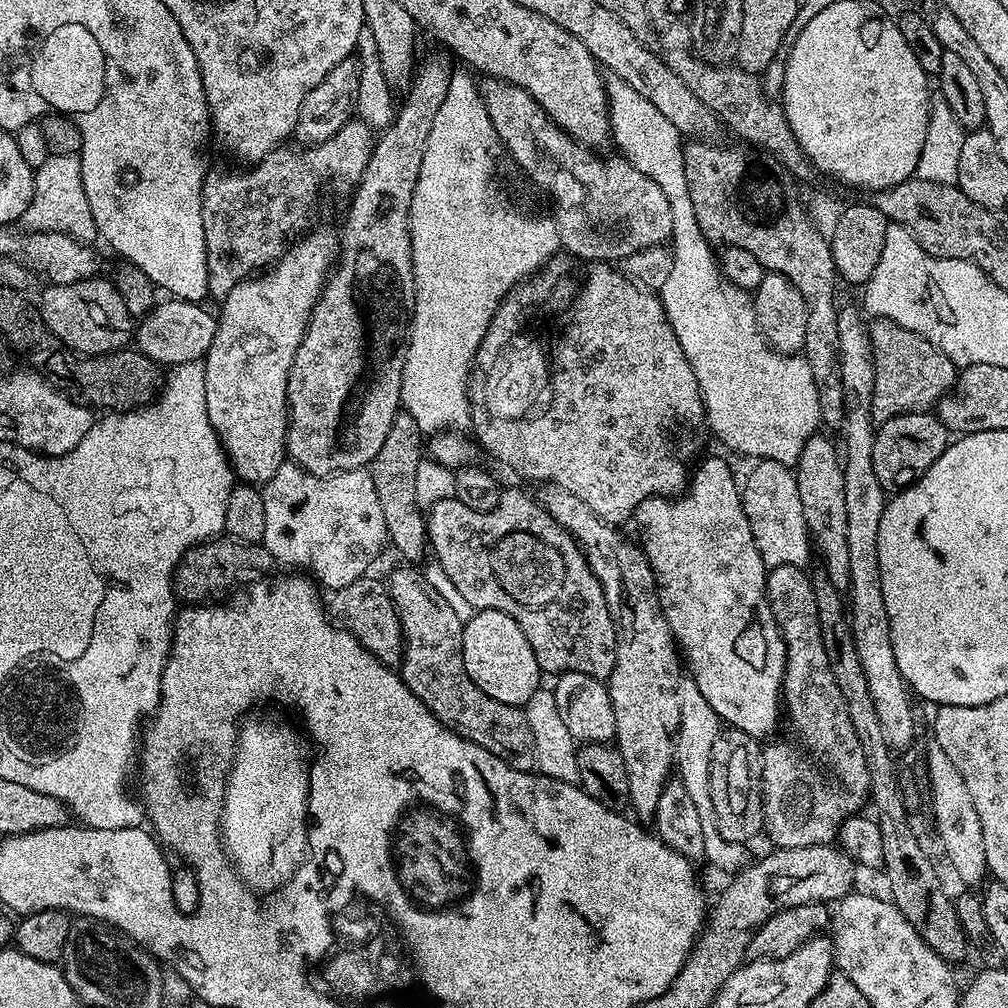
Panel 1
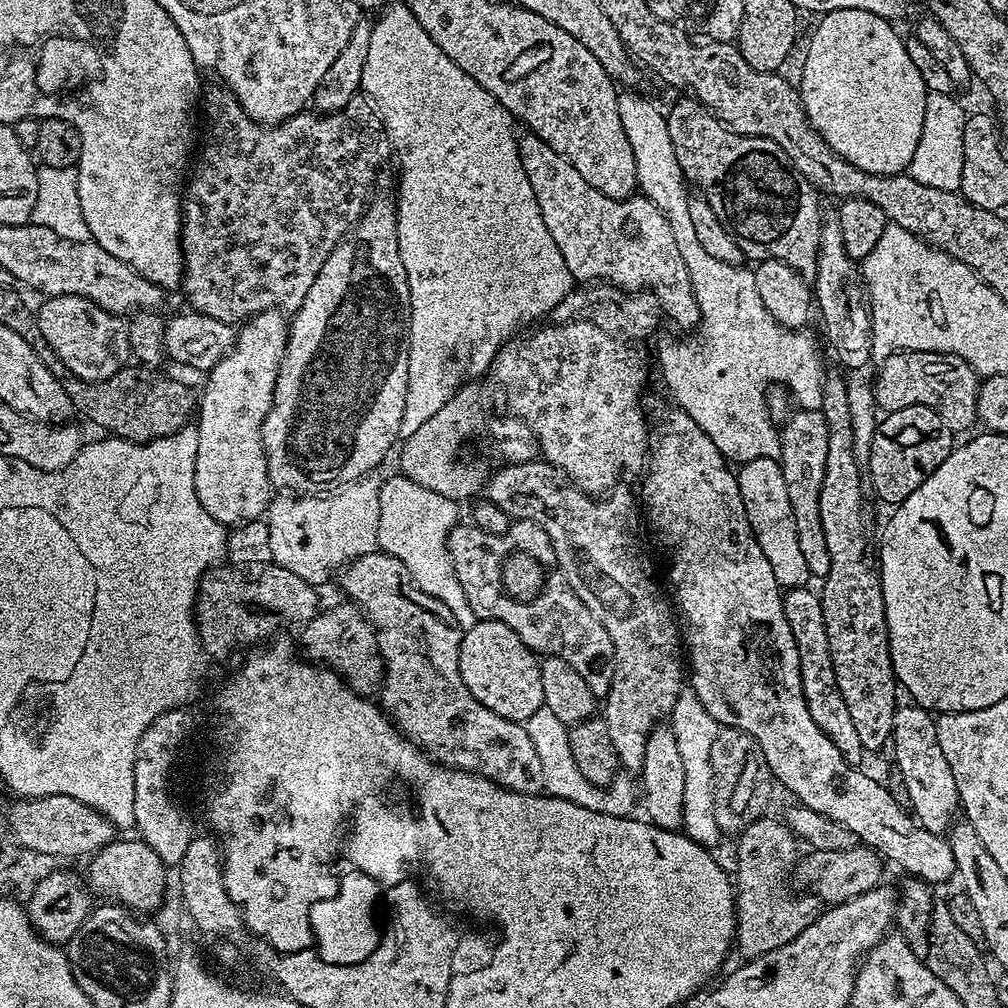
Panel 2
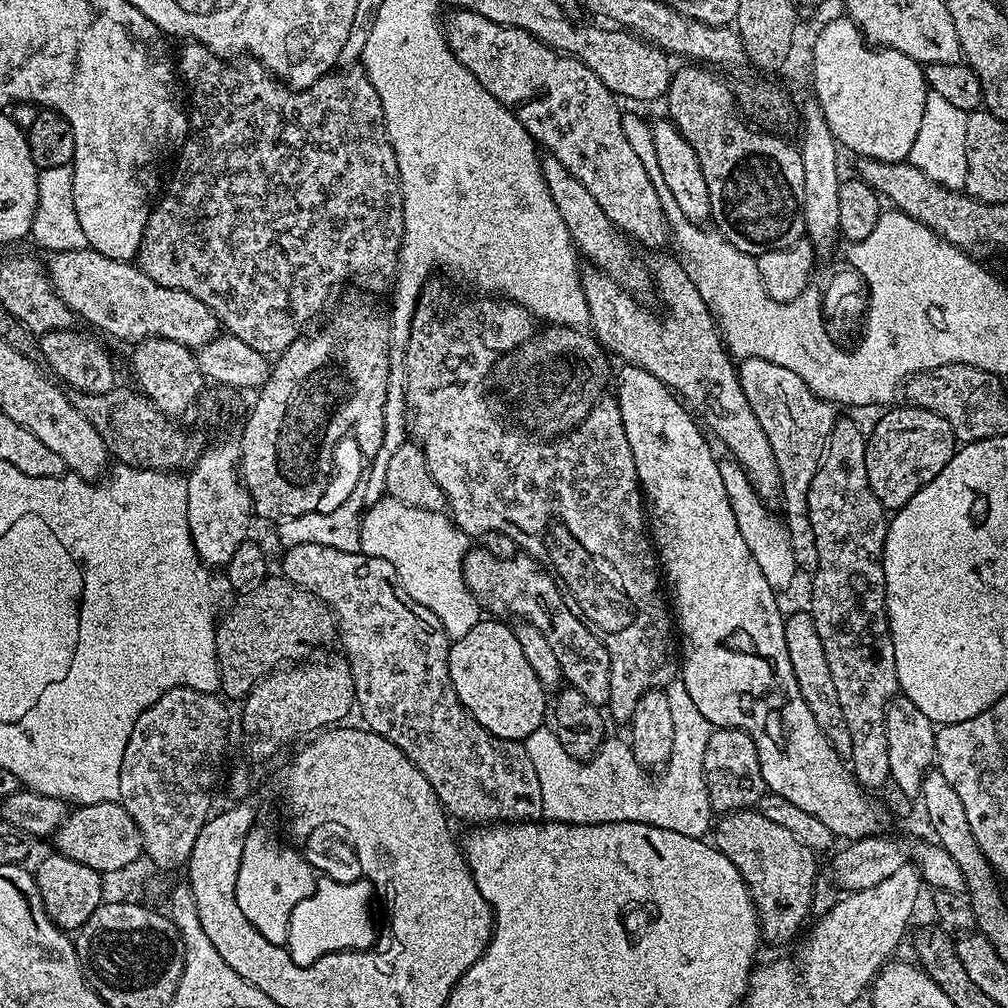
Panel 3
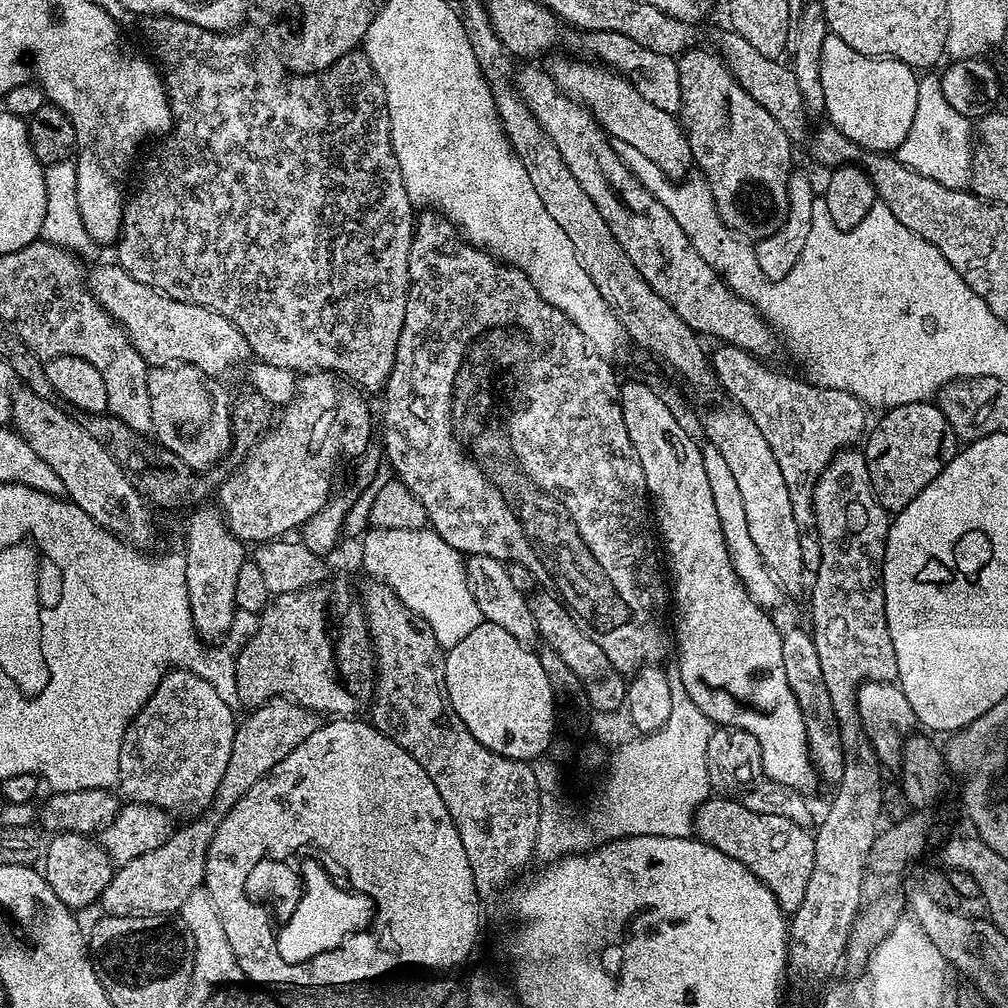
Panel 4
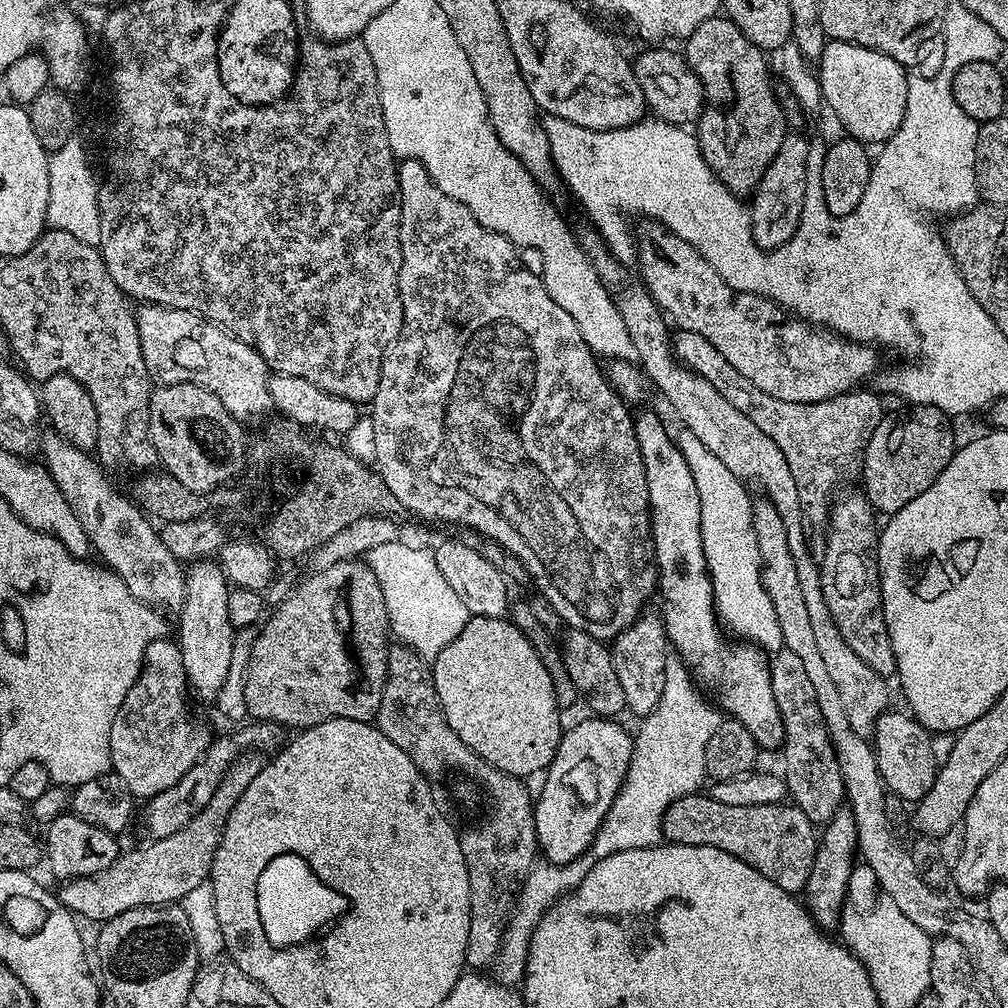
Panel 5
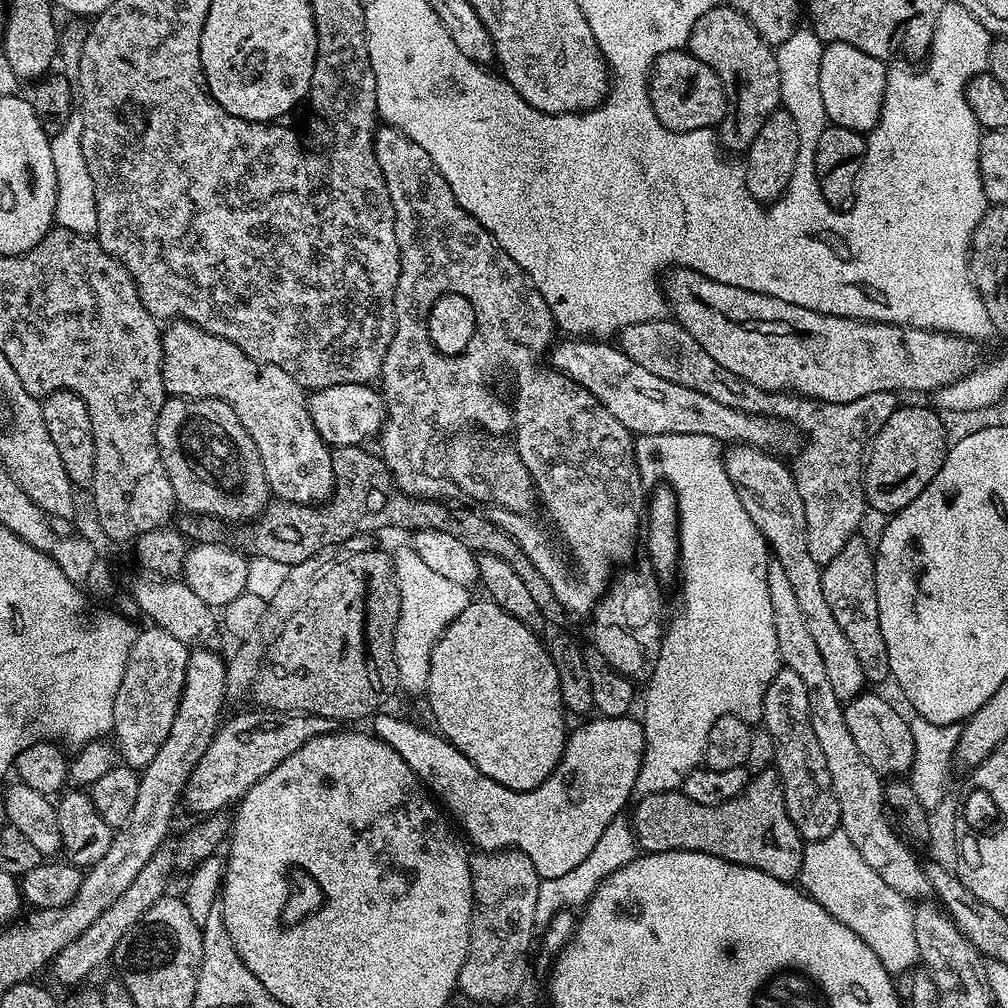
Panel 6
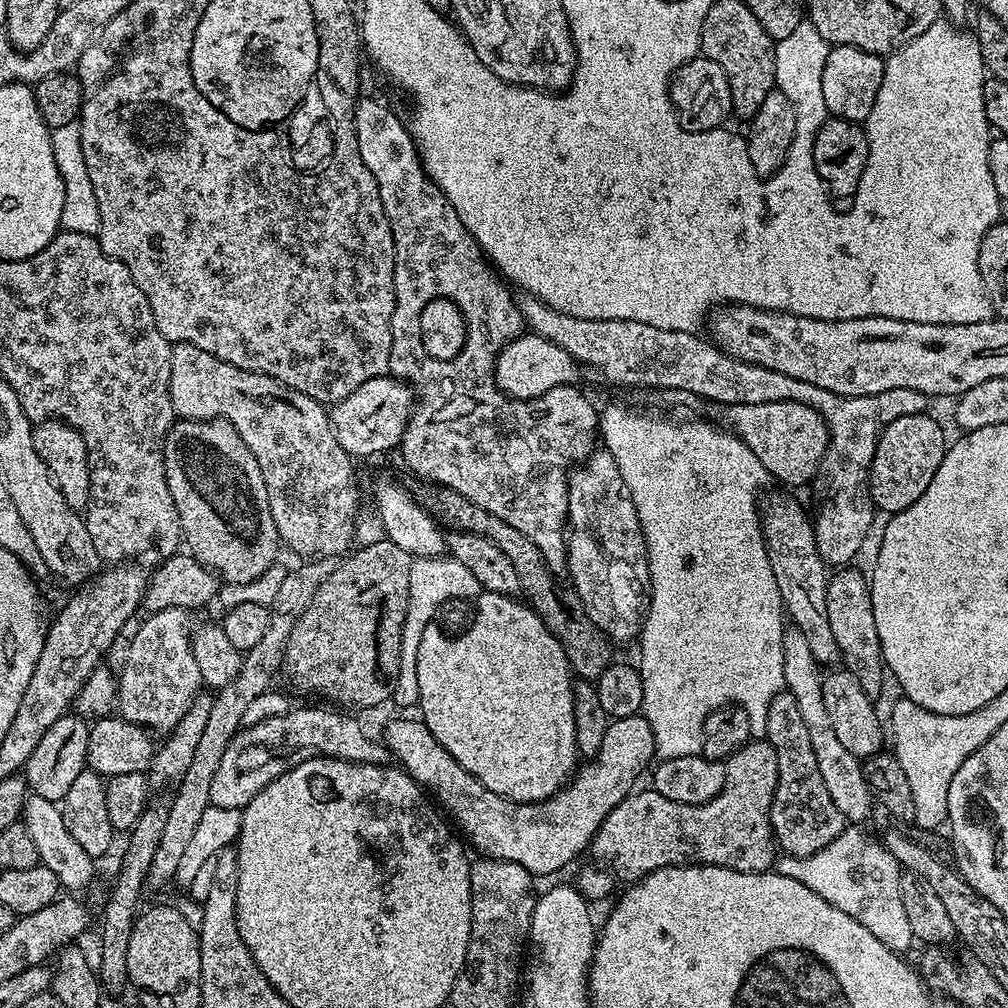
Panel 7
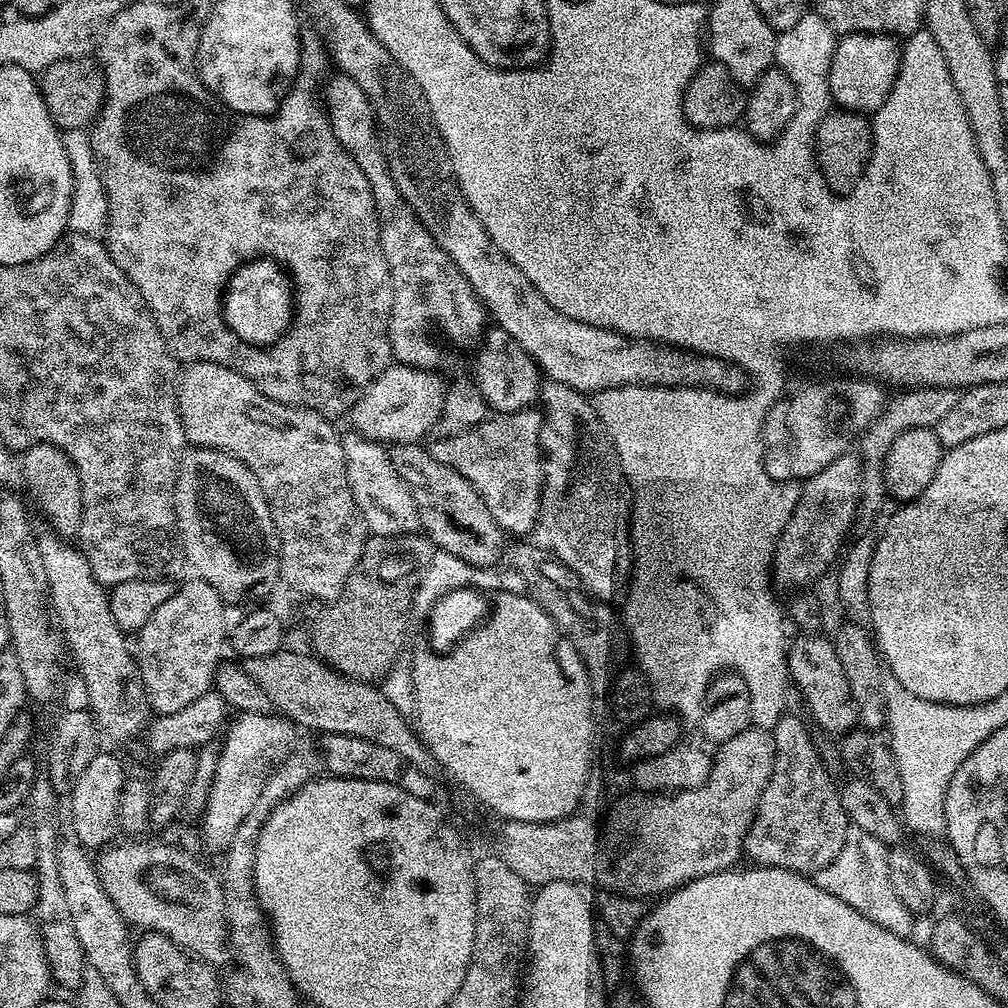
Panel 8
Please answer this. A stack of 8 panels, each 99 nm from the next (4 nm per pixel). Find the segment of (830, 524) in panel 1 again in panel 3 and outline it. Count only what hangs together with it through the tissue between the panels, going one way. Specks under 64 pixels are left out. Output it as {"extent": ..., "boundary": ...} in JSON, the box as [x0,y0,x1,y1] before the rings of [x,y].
{"extent":[738,358,838,570],"boundary":[[[762,358],[741,360],[738,371],[746,402],[750,402],[750,410],[754,410],[758,426],[762,426],[766,438],[770,438],[770,450],[774,450],[774,462],[780,475],[779,499],[784,500],[782,521],[789,532],[794,562],[797,569],[814,570],[818,566],[818,546],[814,546],[807,494],[823,458],[824,444],[838,417],[837,405],[831,400],[818,398],[818,394],[814,394],[798,374],[794,374],[794,370],[786,370],[786,366],[778,366],[778,362],[766,362]]]}

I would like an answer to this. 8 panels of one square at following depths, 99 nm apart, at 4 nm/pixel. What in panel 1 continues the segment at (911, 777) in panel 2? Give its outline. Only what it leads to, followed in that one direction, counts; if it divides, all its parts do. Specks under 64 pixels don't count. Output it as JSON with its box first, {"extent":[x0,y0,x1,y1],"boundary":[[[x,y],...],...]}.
{"extent":[924,742,986,886],"boundary":[[[934,742],[929,743],[924,764],[928,767],[928,788],[932,791],[932,818],[936,822],[940,844],[944,847],[944,856],[964,886],[983,885],[986,877],[986,846],[982,843],[982,822],[978,822],[978,810],[974,810],[974,802],[970,802],[966,781],[962,774],[958,774],[954,762],[950,762],[950,758],[946,758],[944,751]]]}

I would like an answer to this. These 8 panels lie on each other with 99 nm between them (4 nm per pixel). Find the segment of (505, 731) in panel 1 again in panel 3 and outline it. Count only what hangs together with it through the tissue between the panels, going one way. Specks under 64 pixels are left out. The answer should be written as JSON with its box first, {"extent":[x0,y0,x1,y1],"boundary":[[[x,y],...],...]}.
{"extent":[279,544,544,826],"boundary":[[[297,544],[289,547],[285,552],[288,553],[280,560],[279,575],[283,579],[289,580],[291,584],[297,584],[299,588],[305,588],[308,592],[315,592],[319,600],[328,605],[333,617],[338,621],[338,628],[342,636],[344,632],[345,650],[343,649],[343,651],[346,653],[348,663],[352,665],[352,677],[356,682],[356,704],[358,705],[358,712],[360,708],[361,714],[364,715],[365,721],[363,720],[363,723],[368,731],[394,742],[394,746],[398,746],[402,750],[402,754],[406,754],[406,758],[410,758],[410,762],[414,762],[414,766],[418,766],[418,770],[422,770],[426,782],[430,782],[430,786],[434,786],[434,794],[438,794],[440,805],[444,807],[449,817],[456,819],[457,816],[458,819],[465,820],[468,826],[487,826],[501,822],[539,821],[544,815],[542,790],[538,786],[538,774],[534,774],[534,762],[530,762],[530,754],[526,754],[521,741],[498,740],[491,736],[464,709],[454,686],[450,682],[450,666],[448,665],[450,637],[446,634],[438,614],[434,614],[434,610],[426,610],[426,606],[422,606],[422,602],[414,602],[414,598],[410,598],[410,594],[406,594],[406,590],[402,586],[392,563],[381,556],[368,556],[359,550],[347,552],[342,546],[336,544]]]}

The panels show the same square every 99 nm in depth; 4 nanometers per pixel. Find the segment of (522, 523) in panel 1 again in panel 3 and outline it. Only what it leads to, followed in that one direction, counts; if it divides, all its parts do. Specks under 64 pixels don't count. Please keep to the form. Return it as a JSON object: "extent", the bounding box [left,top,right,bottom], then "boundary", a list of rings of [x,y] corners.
{"extent":[464,546,610,705],"boundary":[[[477,546],[464,555],[464,577],[466,586],[485,613],[504,618],[509,612],[517,616],[517,621],[536,626],[546,642],[550,642],[564,669],[564,680],[577,688],[591,704],[607,705],[610,698],[610,654],[606,654],[606,646],[602,646],[595,631],[574,611],[555,575],[541,561],[527,554],[503,560],[487,548]]]}

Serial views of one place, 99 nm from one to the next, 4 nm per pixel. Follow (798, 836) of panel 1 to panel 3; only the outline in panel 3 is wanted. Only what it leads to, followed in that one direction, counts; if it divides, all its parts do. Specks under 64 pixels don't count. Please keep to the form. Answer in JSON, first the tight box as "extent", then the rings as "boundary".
{"extent":[784,611,850,756],"boundary":[[[811,611],[796,612],[784,621],[786,634],[786,654],[790,654],[790,666],[794,666],[794,678],[798,678],[798,690],[814,714],[814,722],[826,734],[839,756],[850,754],[850,730],[846,730],[846,721],[842,718],[842,706],[838,706],[838,693],[834,690],[834,678],[830,678],[830,665],[826,663],[826,650],[822,650],[822,638],[818,638],[818,629],[814,626]]]}

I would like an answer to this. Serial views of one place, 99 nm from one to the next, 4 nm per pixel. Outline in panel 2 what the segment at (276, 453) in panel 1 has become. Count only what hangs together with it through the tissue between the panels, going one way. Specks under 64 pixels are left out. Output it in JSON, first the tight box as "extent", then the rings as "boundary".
{"extent":[194,310,289,526],"boundary":[[[280,310],[260,312],[258,315],[250,316],[247,320],[243,321],[236,333],[234,346],[206,373],[205,380],[208,381],[204,384],[204,393],[201,391],[198,396],[198,415],[194,420],[194,427],[198,434],[198,454],[196,455],[196,465],[194,466],[194,486],[196,487],[198,498],[202,502],[202,506],[206,510],[206,514],[210,514],[210,518],[214,518],[219,524],[225,526],[235,526],[237,524],[245,524],[247,520],[261,519],[267,513],[269,503],[274,495],[272,480],[268,476],[268,467],[266,466],[266,454],[264,453],[264,443],[262,442],[262,426],[266,422],[266,414],[270,414],[270,406],[274,398],[274,386],[278,382],[278,370],[280,369],[280,363],[288,345],[289,323],[289,317]]]}

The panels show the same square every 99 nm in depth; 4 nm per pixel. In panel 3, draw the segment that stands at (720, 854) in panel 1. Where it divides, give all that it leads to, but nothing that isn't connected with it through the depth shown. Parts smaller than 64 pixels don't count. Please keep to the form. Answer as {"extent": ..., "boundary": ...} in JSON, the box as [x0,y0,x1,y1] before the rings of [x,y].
{"extent":[646,682,714,838],"boundary":[[[683,682],[669,684],[666,691],[670,702],[670,715],[674,718],[674,750],[668,763],[657,775],[661,776],[648,788],[648,804],[652,807],[652,816],[647,817],[646,823],[662,830],[674,830],[674,834],[704,838],[709,835],[714,824],[712,803],[704,777],[706,742],[710,742],[714,725],[702,718],[702,710],[694,706]]]}

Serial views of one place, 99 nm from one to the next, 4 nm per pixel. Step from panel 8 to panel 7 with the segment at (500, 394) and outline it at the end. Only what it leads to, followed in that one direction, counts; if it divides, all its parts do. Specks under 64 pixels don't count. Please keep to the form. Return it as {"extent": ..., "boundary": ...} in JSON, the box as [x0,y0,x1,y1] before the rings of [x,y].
{"extent":[496,334,582,400],"boundary":[[[521,334],[505,346],[496,360],[496,384],[513,400],[533,400],[546,390],[554,390],[563,384],[575,385],[582,373],[581,365],[566,354],[562,346],[535,334]]]}

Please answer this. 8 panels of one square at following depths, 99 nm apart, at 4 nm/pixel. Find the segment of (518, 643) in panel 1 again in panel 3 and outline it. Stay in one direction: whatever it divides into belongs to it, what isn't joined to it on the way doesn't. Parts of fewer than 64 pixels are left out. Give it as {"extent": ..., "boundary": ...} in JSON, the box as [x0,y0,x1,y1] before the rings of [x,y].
{"extent":[448,619,546,742],"boundary":[[[481,619],[470,634],[452,640],[448,665],[450,682],[462,706],[496,739],[522,742],[545,723],[546,690],[538,682],[534,666],[526,662],[526,654],[522,654],[522,646],[518,646],[515,631],[499,619]]]}

